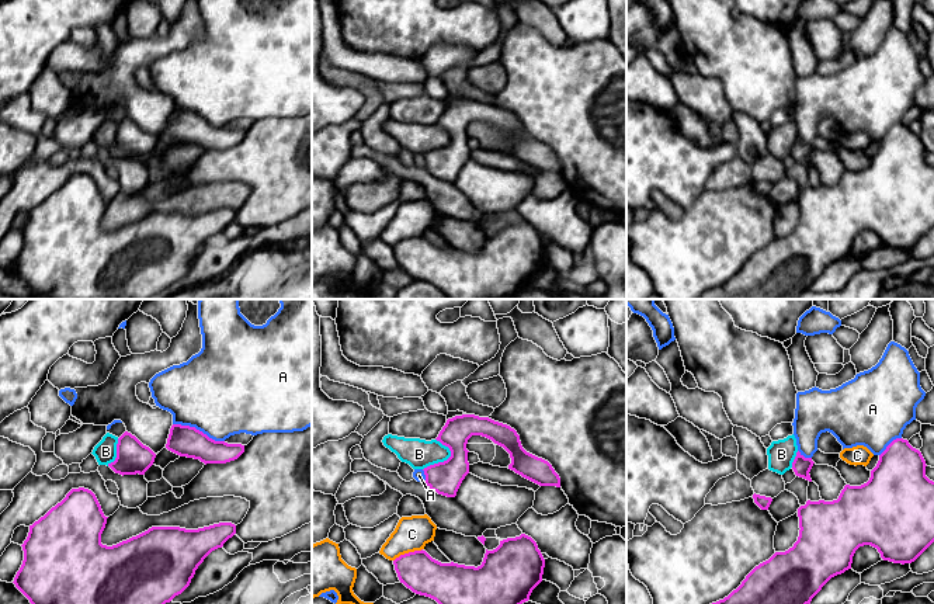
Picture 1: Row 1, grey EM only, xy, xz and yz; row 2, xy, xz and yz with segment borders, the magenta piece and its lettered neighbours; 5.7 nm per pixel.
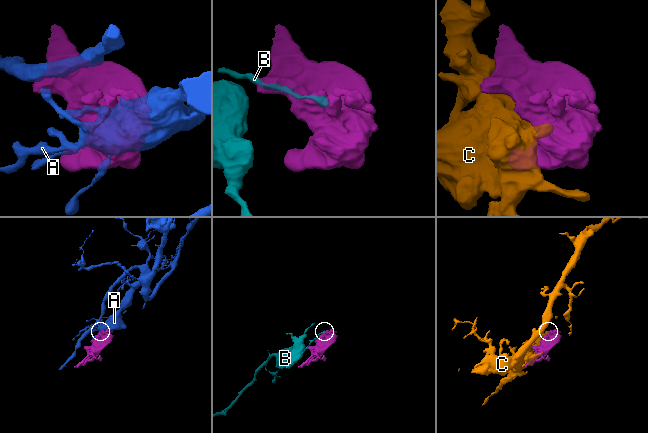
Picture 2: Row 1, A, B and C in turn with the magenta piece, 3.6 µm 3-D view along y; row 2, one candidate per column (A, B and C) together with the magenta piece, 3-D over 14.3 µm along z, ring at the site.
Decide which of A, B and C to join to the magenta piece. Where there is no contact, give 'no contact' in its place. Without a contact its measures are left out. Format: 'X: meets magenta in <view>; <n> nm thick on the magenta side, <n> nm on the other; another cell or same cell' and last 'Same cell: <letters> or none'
A: meets magenta in xy; 180 nm thick on the magenta side, 500 nm on the other; another cell
B: meets magenta in xz; 190 nm thick on the magenta side, 170 nm on the other; another cell
C: meets magenta in xz; 220 nm thick on the magenta side, 190 nm on the other; same cell
Same cell: C

